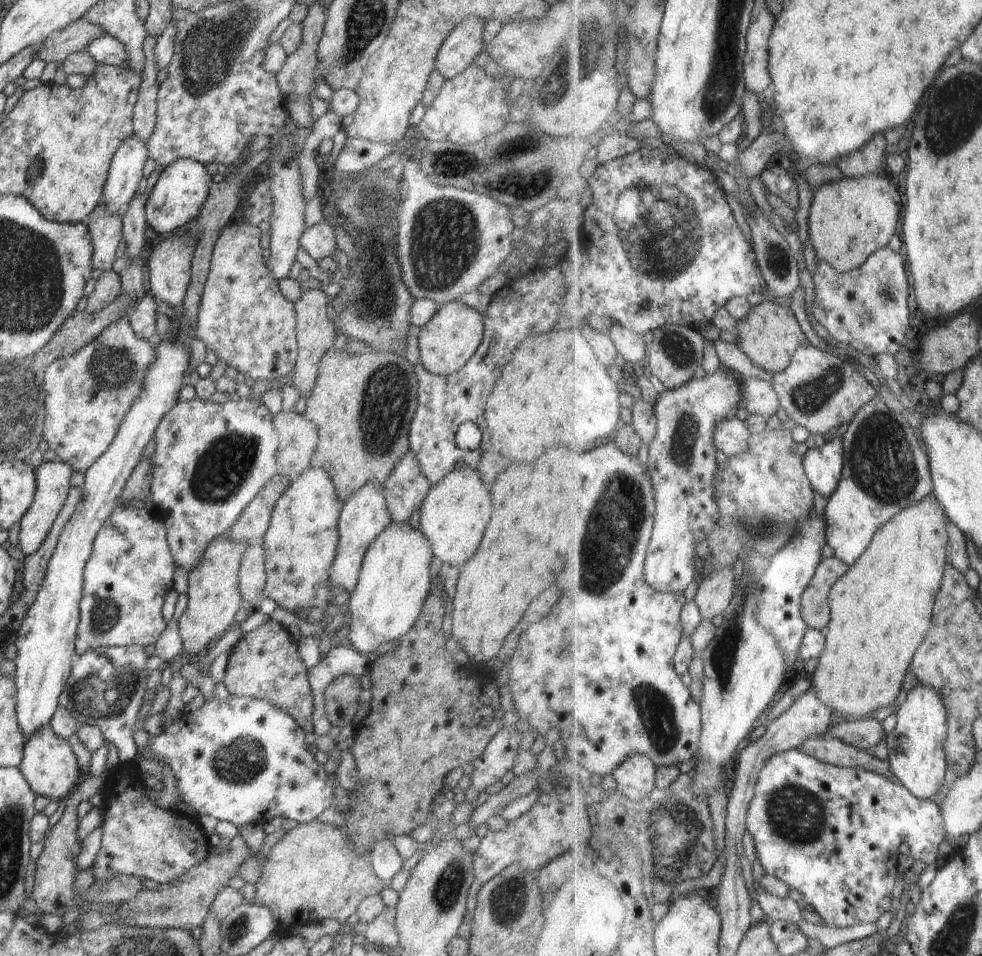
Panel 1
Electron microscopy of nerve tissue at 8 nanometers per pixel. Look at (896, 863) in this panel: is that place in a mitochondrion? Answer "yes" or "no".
no

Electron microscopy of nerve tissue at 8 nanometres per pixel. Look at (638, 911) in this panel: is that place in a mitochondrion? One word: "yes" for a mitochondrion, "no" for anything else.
no

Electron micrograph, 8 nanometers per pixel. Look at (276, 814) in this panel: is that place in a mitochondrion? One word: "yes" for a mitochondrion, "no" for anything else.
no

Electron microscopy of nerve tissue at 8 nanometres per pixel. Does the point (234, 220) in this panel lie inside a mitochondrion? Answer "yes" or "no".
no

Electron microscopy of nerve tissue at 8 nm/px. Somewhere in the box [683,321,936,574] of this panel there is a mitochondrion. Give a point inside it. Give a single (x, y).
(882, 462)

